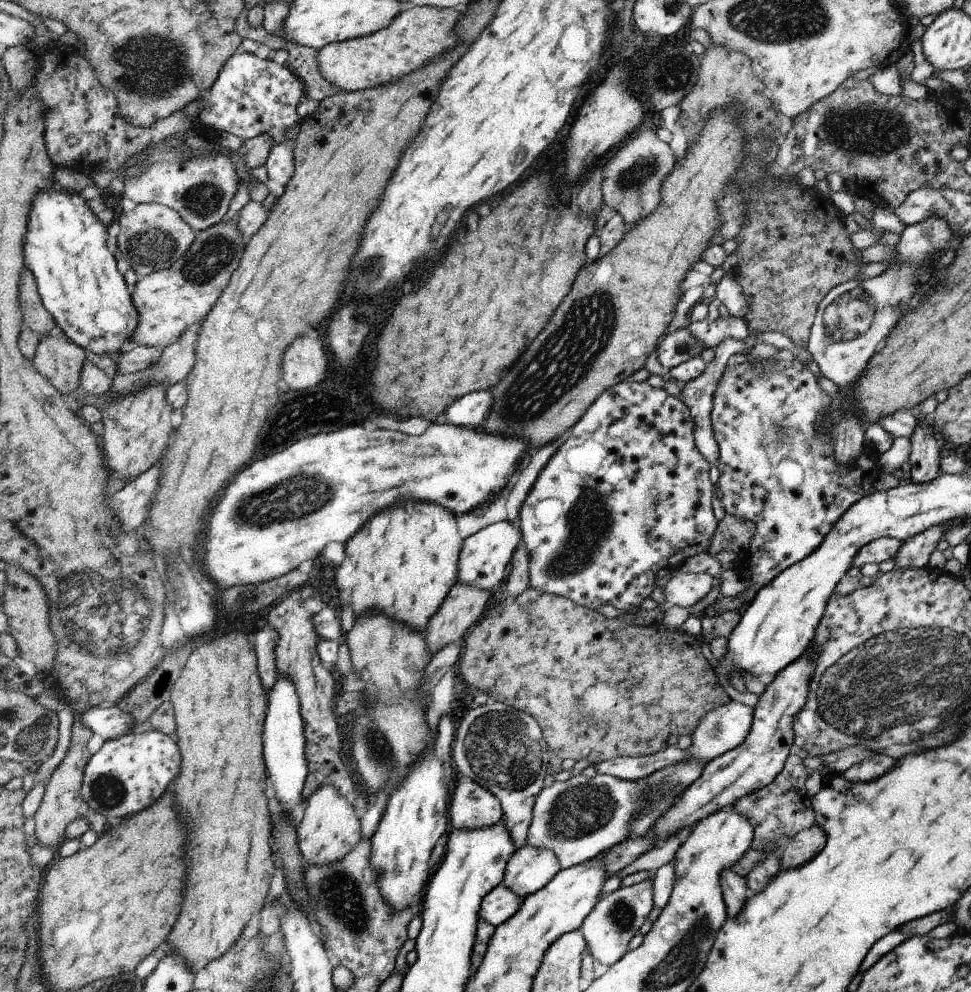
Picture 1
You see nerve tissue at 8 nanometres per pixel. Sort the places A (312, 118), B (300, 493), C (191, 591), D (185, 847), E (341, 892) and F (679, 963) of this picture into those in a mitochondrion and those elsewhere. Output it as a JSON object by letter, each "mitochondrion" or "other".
{"A":"other","B":"mitochondrion","C":"other","D":"other","E":"mitochondrion","F":"mitochondrion"}

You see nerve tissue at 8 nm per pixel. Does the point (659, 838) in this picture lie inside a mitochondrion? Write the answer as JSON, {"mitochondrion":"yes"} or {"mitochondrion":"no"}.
{"mitochondrion":"no"}

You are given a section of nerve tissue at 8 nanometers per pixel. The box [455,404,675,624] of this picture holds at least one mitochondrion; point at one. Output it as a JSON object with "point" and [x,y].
{"point":[576,553]}

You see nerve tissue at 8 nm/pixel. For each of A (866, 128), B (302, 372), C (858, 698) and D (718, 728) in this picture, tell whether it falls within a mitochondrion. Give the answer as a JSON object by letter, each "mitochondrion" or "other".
{"A":"mitochondrion","B":"other","C":"mitochondrion","D":"mitochondrion"}

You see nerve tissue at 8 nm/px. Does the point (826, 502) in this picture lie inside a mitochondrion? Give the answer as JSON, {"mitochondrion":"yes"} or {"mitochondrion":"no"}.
{"mitochondrion":"no"}

